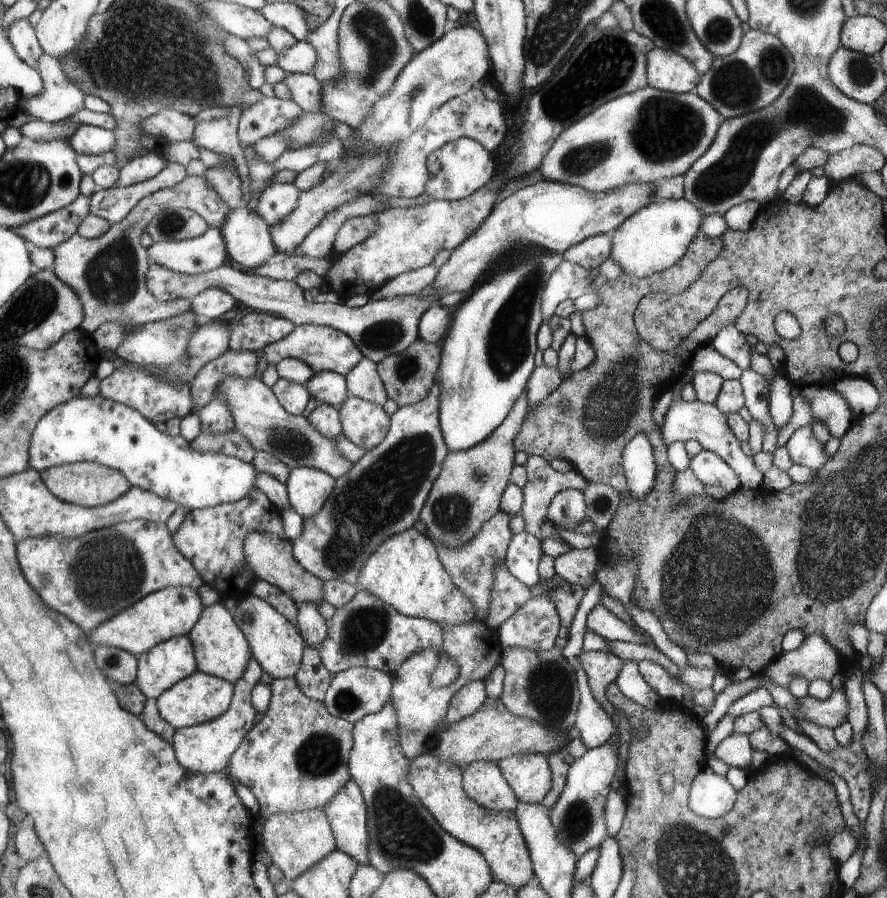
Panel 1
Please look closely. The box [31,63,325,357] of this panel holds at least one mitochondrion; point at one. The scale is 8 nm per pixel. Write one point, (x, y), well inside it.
(111, 276)

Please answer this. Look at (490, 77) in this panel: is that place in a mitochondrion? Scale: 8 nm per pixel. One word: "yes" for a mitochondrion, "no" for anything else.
no

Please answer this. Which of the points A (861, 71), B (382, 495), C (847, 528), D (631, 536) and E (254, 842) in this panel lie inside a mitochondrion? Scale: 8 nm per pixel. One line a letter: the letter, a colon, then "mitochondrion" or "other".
A: mitochondrion
B: mitochondrion
C: mitochondrion
D: other
E: other

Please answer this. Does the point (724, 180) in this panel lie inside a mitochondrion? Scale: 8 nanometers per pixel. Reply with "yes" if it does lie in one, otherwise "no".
yes

